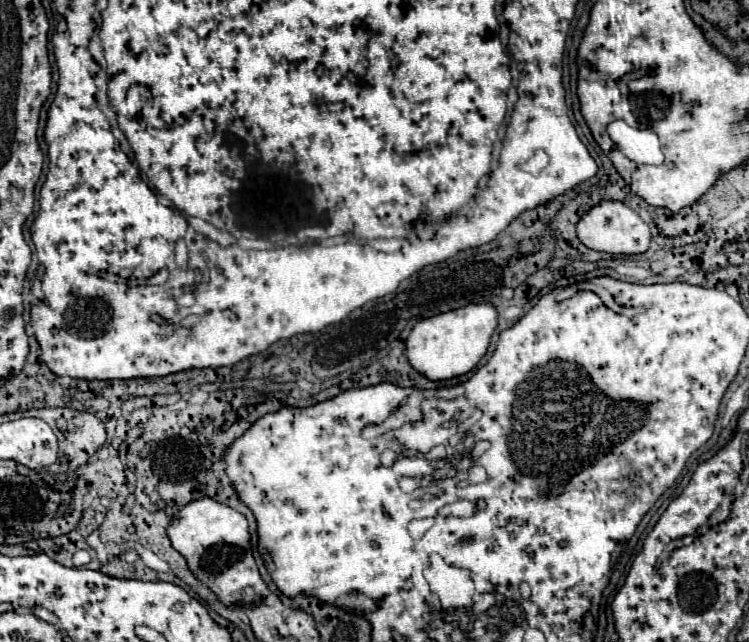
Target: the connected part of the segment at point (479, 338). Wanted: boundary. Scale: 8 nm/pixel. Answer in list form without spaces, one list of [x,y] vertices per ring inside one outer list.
[[[491,304],[463,306],[461,310],[437,314],[415,324],[407,338],[405,356],[409,364],[429,380],[449,380],[455,376],[463,376],[471,372],[477,366],[477,362],[485,356],[495,326],[497,312]]]

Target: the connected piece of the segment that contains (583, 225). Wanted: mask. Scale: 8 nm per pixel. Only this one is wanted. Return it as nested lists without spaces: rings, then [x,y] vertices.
[[[601,202],[595,208],[591,208],[579,220],[577,236],[587,248],[597,252],[609,252],[609,254],[641,254],[647,252],[651,242],[649,226],[639,218],[637,212],[633,212],[623,202]]]

